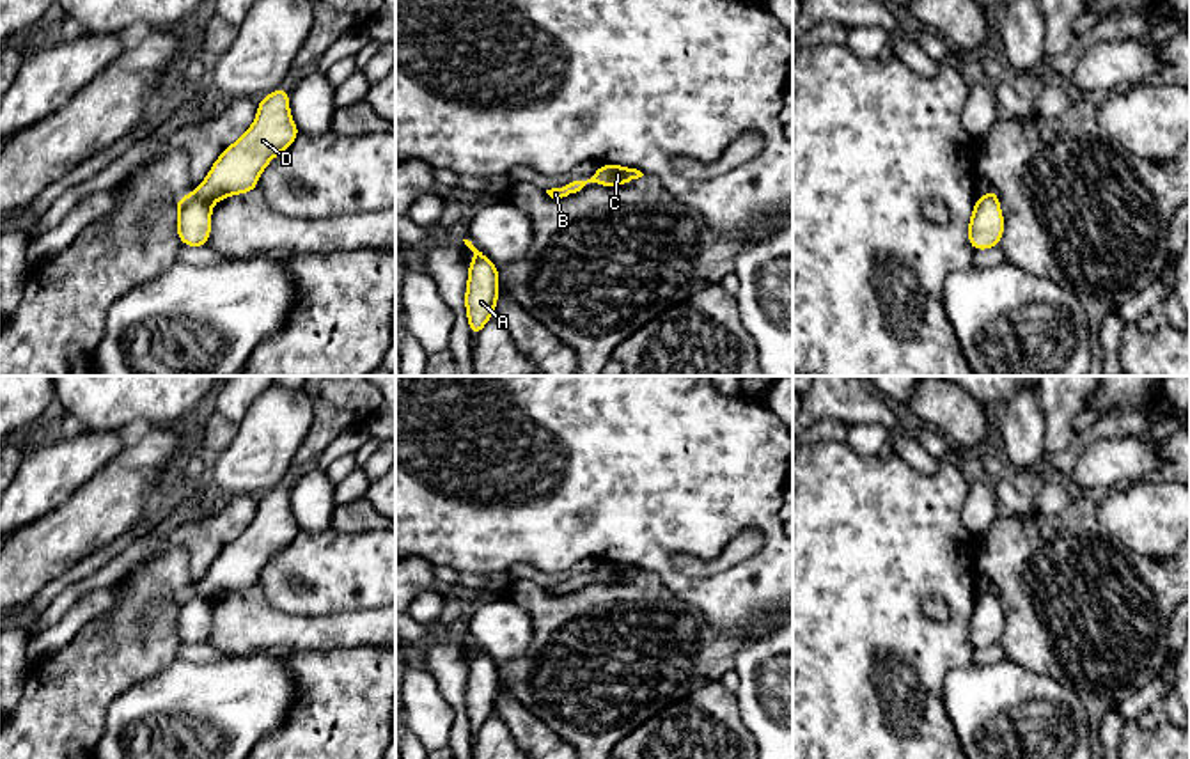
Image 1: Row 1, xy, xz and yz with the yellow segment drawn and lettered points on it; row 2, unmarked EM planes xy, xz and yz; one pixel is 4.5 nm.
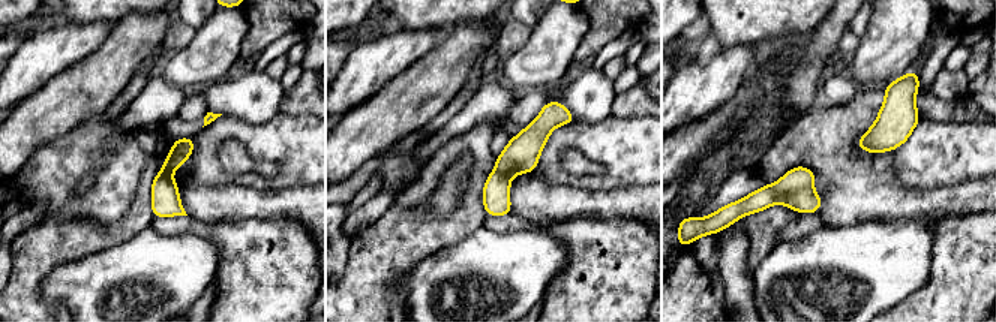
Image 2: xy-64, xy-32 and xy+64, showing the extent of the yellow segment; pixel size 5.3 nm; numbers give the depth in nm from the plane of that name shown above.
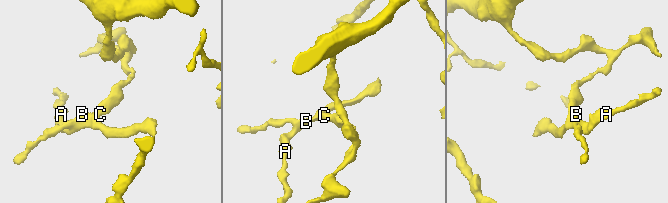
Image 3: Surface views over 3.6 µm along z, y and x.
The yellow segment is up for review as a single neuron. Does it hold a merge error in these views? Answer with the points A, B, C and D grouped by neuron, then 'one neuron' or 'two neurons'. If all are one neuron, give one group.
A B C D; one neuron

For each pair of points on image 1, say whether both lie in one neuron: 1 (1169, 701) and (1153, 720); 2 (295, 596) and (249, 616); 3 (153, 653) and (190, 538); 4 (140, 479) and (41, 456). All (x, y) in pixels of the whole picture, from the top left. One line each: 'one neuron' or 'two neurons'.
1: one neuron
2: two neurons
3: two neurons
4: two neurons

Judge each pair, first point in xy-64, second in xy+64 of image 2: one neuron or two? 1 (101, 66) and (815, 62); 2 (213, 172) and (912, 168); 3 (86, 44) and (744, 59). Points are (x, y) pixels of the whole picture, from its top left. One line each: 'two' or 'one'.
1: two
2: one
3: one

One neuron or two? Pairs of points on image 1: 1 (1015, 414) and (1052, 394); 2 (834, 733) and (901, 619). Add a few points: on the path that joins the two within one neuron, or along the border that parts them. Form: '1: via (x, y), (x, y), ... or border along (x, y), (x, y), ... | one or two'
1: border along (1038, 394), (1045, 421), (1045, 442) | two
2: via (846, 704), (846, 672), (873, 646) | one

